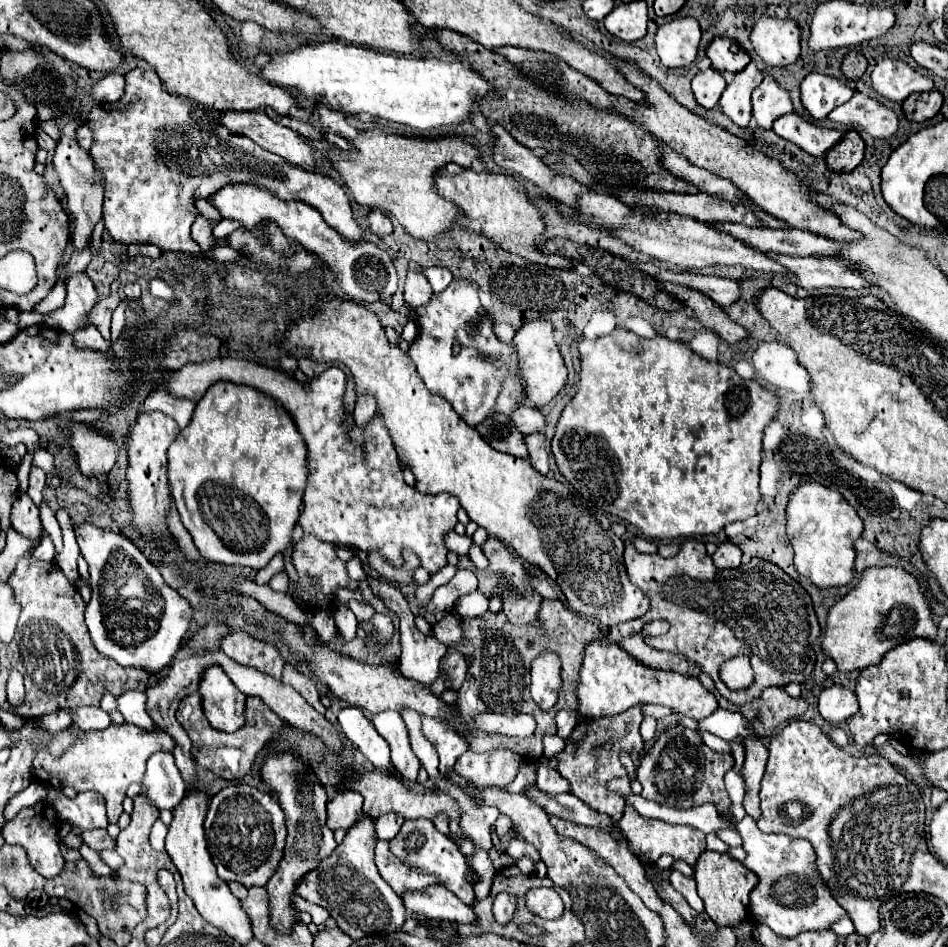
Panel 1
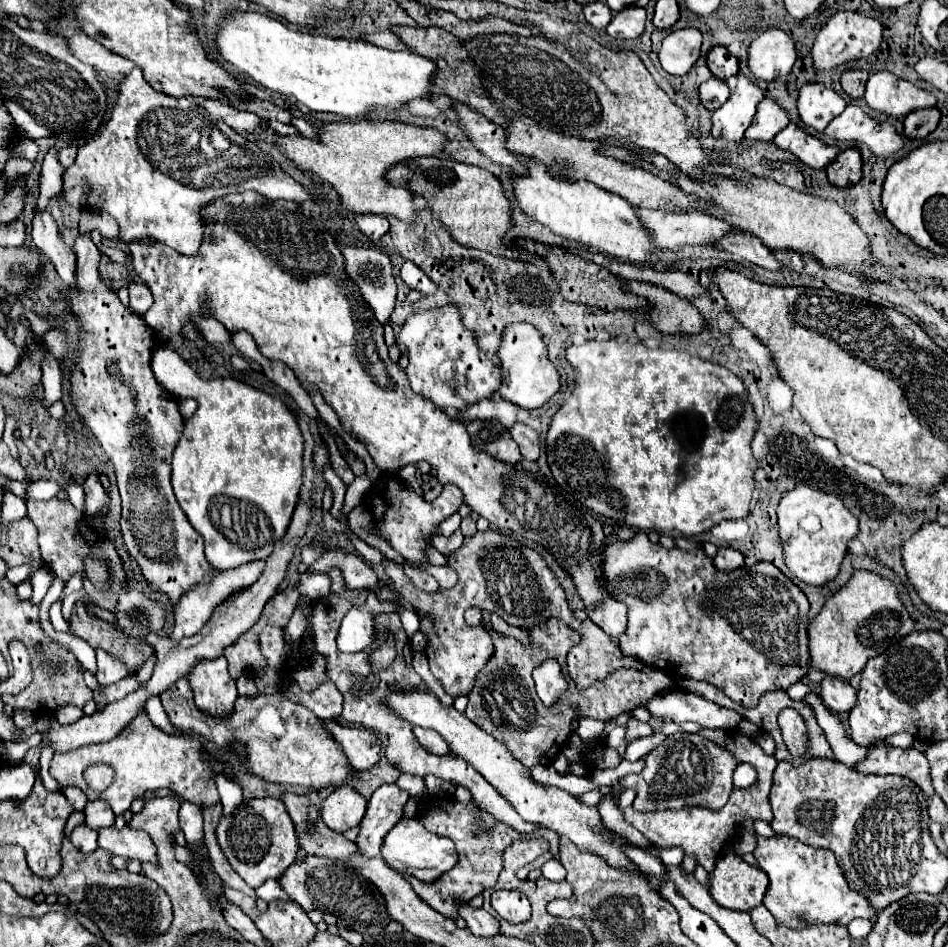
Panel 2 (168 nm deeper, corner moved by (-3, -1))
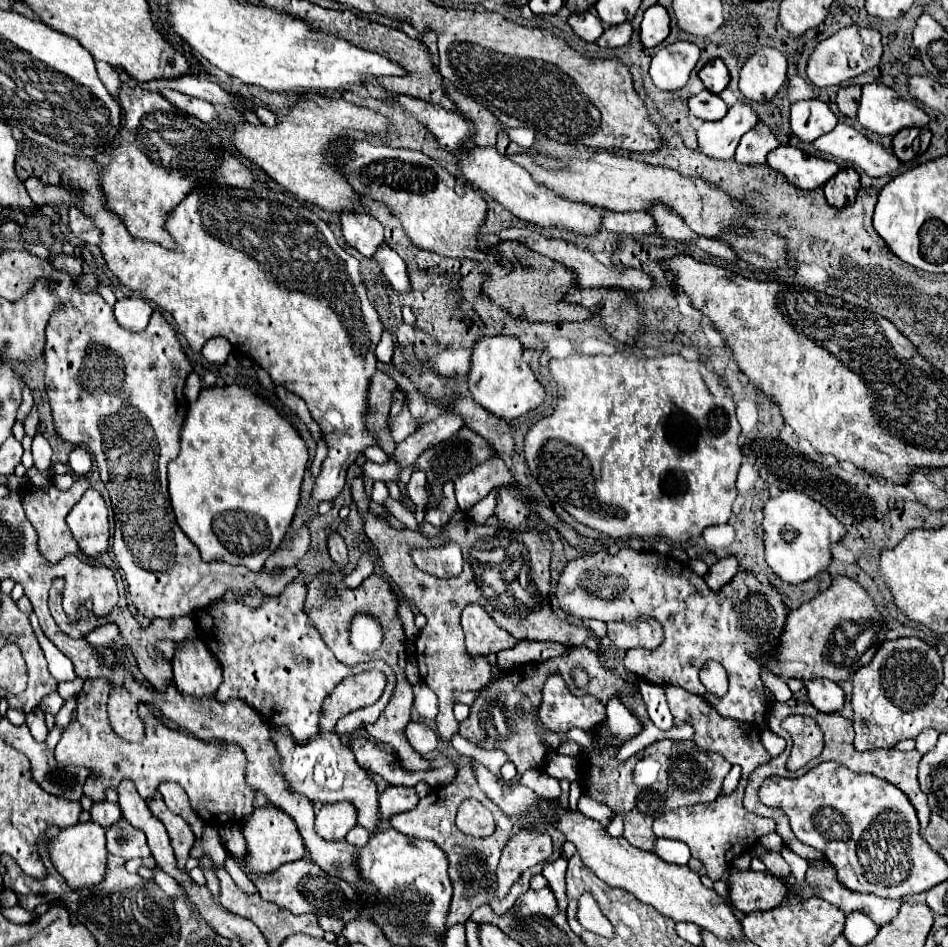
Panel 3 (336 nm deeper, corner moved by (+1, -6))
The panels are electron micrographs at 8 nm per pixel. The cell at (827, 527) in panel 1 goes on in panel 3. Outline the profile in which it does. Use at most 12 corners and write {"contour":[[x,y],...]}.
{"contour":[[803,492],[763,506],[765,560],[789,584],[831,562],[845,526]]}

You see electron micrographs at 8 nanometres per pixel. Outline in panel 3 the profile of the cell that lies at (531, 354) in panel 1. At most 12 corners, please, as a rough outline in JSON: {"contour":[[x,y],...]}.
{"contour":[[513,336],[473,346],[469,394],[513,420],[545,400],[545,388]]}

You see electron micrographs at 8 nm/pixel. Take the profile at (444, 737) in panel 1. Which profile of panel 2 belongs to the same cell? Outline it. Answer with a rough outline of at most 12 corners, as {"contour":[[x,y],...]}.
{"contour":[[413,727],[417,741],[435,755],[449,753],[445,739],[423,727]]}

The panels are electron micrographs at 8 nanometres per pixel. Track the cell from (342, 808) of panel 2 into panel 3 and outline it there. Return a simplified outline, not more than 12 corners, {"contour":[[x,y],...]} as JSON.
{"contour":[[325,804],[315,818],[325,840],[345,840],[357,824],[353,804]]}

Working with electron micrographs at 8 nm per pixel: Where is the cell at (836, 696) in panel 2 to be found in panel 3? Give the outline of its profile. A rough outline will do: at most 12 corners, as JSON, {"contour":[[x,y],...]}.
{"contour":[[807,680],[809,702],[819,712],[839,712],[845,692],[835,682]]}

